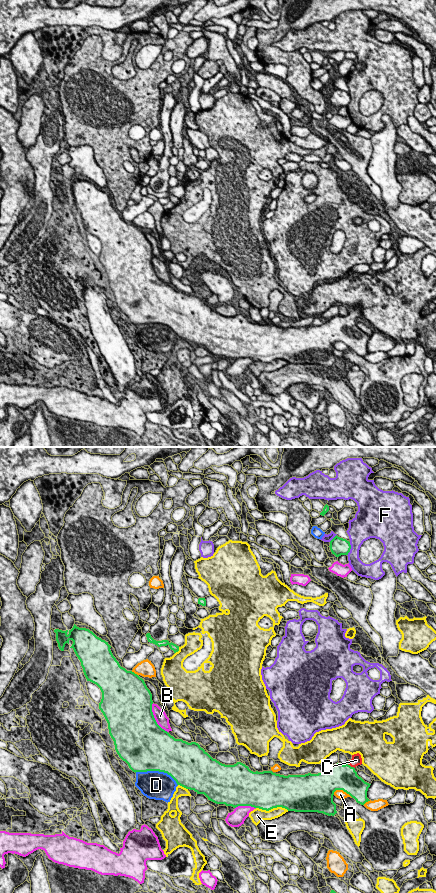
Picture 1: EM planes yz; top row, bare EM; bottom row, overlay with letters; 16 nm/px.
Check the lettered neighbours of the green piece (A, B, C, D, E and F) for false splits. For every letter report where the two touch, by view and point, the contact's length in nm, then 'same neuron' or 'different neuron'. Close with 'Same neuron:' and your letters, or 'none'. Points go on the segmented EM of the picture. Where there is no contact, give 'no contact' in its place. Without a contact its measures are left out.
A: meets green in yz at (343, 790); contact 340 nm long; different neuron
B: meets green in yz at (154, 718); contact 550 nm long; different neuron
C: meets green in yz at (350, 766); contact 150 nm long; same neuron
D: meets green in yz at (157, 770); contact 700 nm long; different neuron
E: meets green in yz at (272, 808); contact 550 nm long; different neuron
F: meets green in yz at (350, 548); contact 220 nm long; different neuron
Same neuron: C

